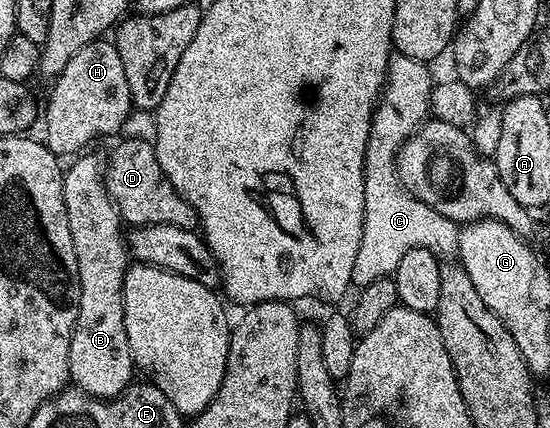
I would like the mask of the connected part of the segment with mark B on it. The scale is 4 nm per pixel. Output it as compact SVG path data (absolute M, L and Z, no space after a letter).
M87 154L76 155L76 160L71 165L66 165L63 174L65 214L69 214L69 234L73 234L73 250L77 254L79 275L79 309L69 342L70 383L99 400L111 400L127 389L134 377L131 375L136 375L137 372L129 354L129 338L125 338L123 309L123 283L129 267L129 250L125 245L125 228L120 221L119 211L115 209L115 203L109 198L107 187L103 185L104 161L100 157L98 160L95 156L83 155Z

